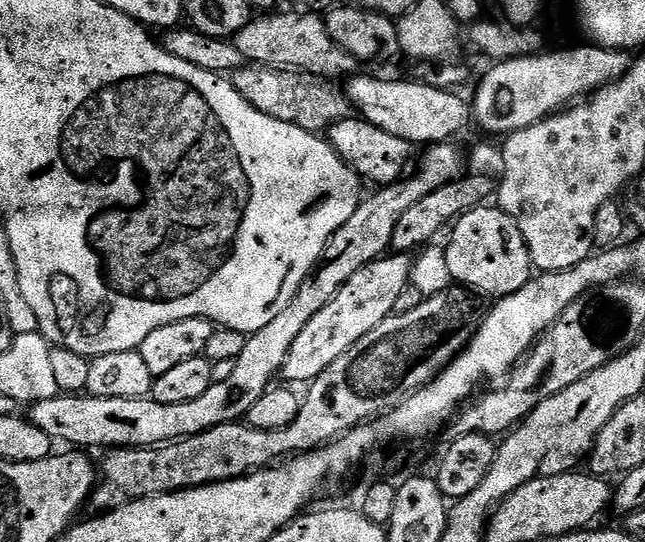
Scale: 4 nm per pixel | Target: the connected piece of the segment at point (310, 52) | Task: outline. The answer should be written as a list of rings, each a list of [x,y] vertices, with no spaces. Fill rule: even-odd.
[[[295,11],[288,12],[285,16],[272,16],[276,14],[257,15],[241,32],[236,33],[234,43],[244,55],[245,61],[253,64],[274,64],[278,68],[291,68],[301,72],[309,72],[330,81],[335,81],[336,76],[351,77],[357,71],[358,61],[342,46],[338,46],[338,42],[334,42],[330,38],[325,17],[315,12]]]

